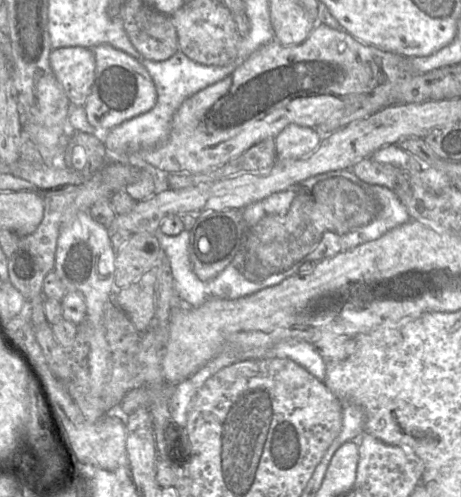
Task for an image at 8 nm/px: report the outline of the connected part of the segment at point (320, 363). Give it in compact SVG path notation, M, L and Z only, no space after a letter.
M303 340L281 341L264 353L264 358L288 358L304 367L317 379L324 381L327 362L314 349Z

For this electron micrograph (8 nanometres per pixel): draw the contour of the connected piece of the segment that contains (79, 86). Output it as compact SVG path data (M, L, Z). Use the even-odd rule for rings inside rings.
M64 47L53 49L50 66L71 104L83 106L95 78L92 48Z

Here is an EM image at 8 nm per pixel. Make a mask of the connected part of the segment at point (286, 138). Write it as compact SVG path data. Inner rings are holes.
M289 124L275 138L277 160L296 159L315 150L322 138L310 127Z

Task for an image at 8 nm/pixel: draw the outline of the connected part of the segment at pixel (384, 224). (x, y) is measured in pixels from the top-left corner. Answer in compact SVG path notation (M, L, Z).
M352 170L330 171L297 182L247 205L243 217L245 232L238 252L222 272L208 281L199 279L192 269L188 230L167 235L158 227L153 233L169 262L176 292L185 307L199 307L210 298L233 300L277 285L300 273L304 260L314 262L334 256L411 220L393 191L362 181Z

